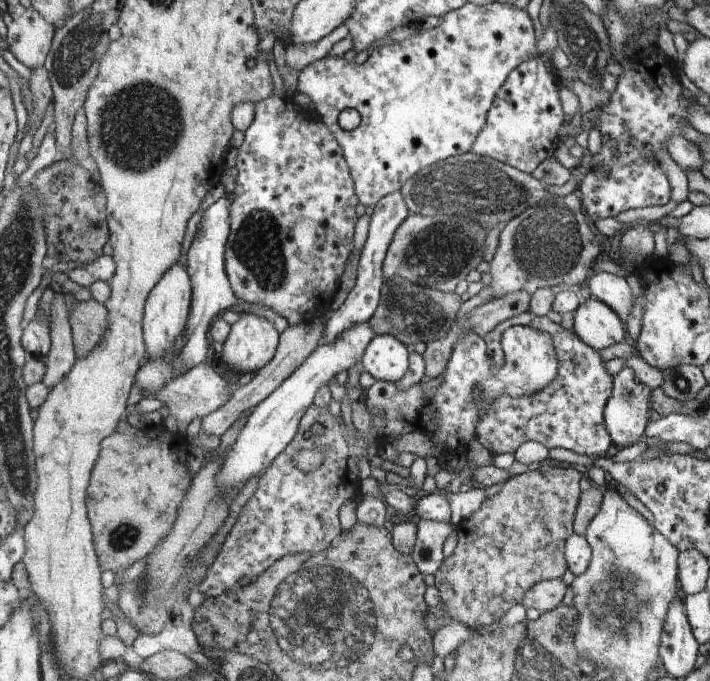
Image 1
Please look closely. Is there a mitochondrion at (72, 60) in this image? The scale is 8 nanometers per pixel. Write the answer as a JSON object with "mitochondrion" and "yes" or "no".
{"mitochondrion":"yes"}

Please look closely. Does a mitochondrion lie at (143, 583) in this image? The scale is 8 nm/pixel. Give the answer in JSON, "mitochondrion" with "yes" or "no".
{"mitochondrion":"no"}

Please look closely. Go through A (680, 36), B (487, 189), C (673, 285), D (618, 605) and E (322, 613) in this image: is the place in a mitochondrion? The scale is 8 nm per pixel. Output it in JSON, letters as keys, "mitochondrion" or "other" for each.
{"A":"other","B":"mitochondrion","C":"other","D":"mitochondrion","E":"mitochondrion"}

